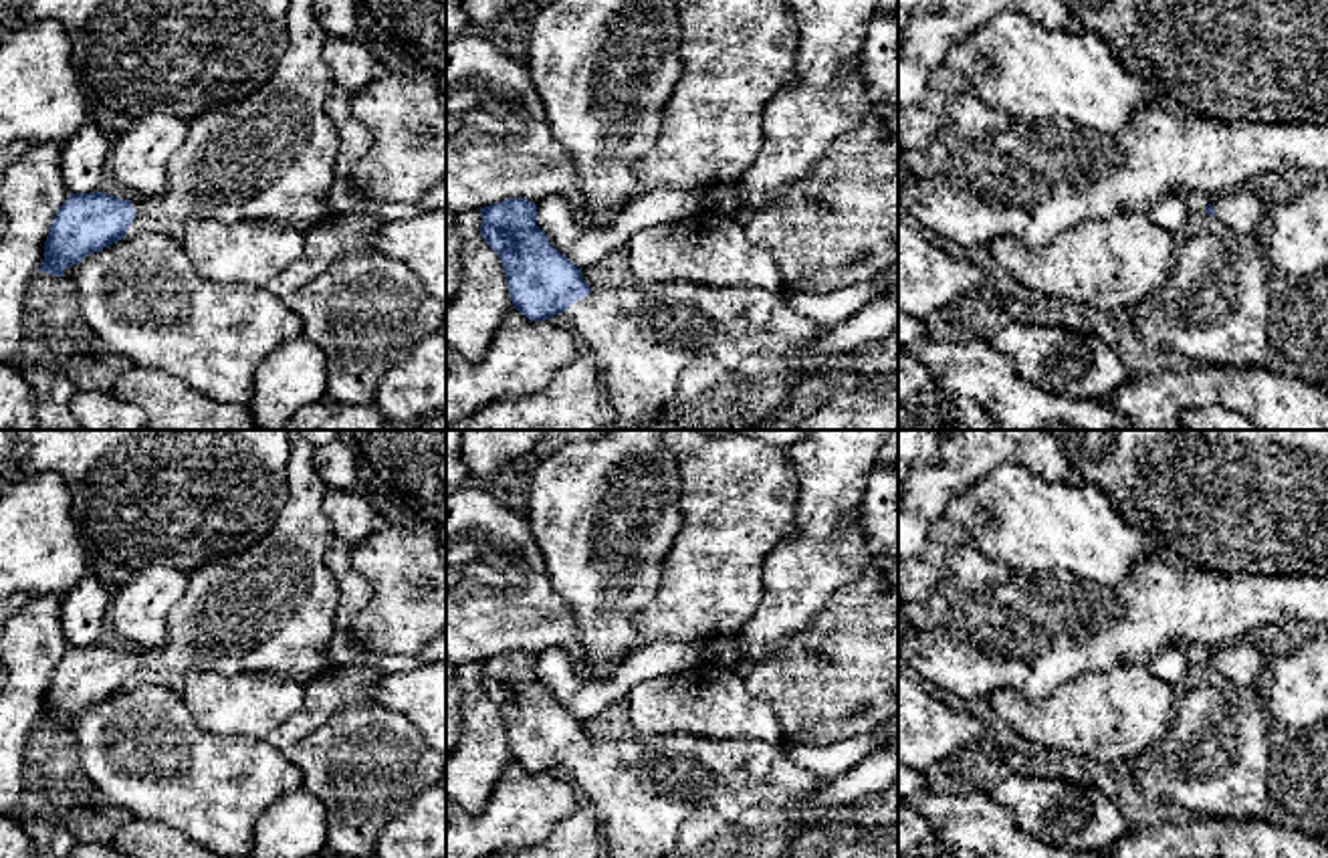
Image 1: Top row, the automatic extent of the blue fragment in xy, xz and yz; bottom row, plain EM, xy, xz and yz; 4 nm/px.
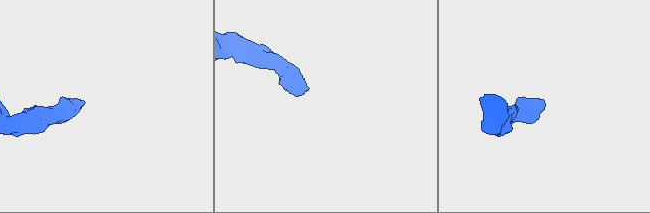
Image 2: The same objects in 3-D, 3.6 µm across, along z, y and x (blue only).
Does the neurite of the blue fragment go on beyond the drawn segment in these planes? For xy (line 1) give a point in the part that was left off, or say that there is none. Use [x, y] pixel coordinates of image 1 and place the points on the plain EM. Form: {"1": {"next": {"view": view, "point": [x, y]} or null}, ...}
{"1": {"next": {"view": "xy", "point": [271, 608]}}}

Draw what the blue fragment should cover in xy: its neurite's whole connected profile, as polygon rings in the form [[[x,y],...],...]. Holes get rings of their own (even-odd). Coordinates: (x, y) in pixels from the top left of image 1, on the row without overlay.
[[[293,436],[289,497],[262,539],[188,573],[188,587],[168,614],[163,648],[121,652],[103,644],[71,646],[52,672],[38,725],[65,729],[67,719],[125,690],[137,668],[182,676],[190,670],[224,676],[260,672],[297,678],[303,686],[327,676],[333,670],[329,644],[337,630],[337,581],[325,563],[333,531],[323,513],[327,485],[315,472],[313,452],[313,444]]]

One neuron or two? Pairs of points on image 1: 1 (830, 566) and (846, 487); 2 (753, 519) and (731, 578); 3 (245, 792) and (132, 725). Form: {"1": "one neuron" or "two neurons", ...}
{"1": "one neuron", "2": "one neuron", "3": "one neuron"}

